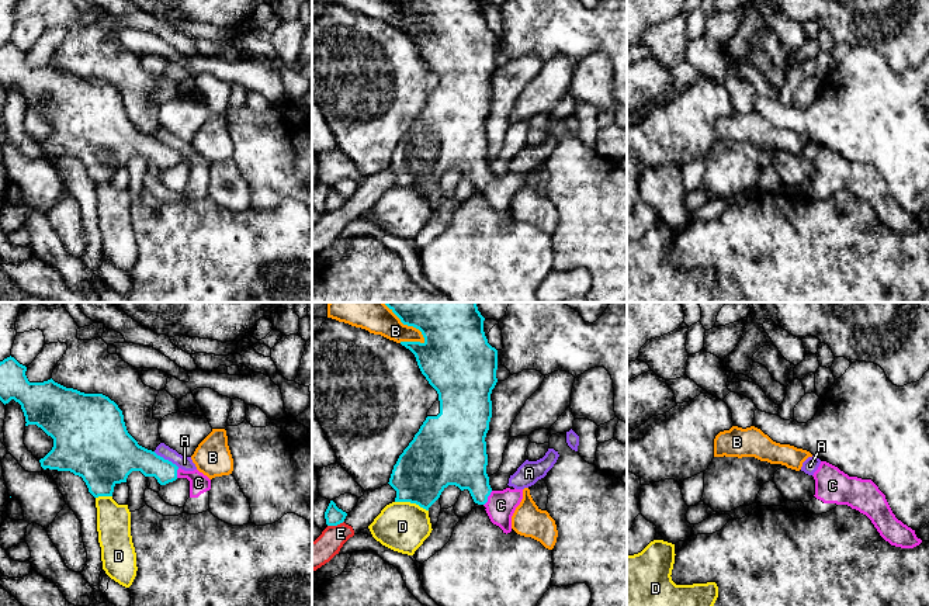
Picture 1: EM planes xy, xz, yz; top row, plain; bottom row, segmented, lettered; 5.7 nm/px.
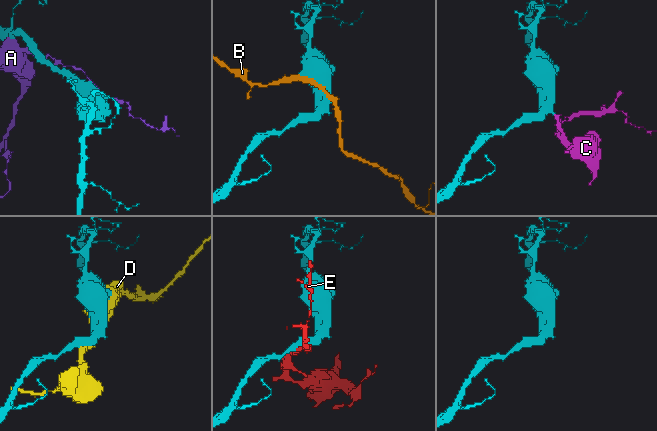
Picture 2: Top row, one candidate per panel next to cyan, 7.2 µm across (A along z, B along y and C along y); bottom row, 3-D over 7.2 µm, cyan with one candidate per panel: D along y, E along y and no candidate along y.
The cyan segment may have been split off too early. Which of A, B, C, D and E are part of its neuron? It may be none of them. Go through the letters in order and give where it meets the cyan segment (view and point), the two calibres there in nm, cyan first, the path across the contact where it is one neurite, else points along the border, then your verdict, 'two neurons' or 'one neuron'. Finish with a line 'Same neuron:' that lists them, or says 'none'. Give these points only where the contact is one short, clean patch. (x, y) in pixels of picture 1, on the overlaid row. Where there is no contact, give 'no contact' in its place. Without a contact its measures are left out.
A: meets cyan in xy at (166, 460); 200 nm thick on the cyan side, 80 nm on the other; two neurons
B: meets cyan in xz at (406, 324); 400 nm thick on the cyan side, 220 nm on the other; two neurons
C: meets cyan in xz at (486, 498); 280 nm thick on the cyan side, 170 nm on the other; runs through xz (463, 461), (486, 498), (501, 505); one neuron
D: meets cyan in xz at (412, 502); 320 nm thick on the cyan side, 280 nm on the other; two neurons
E: meets cyan in xz at (335, 525); 100 nm thick on the cyan side, 160 nm on the other; two neurons
Same neuron: C

